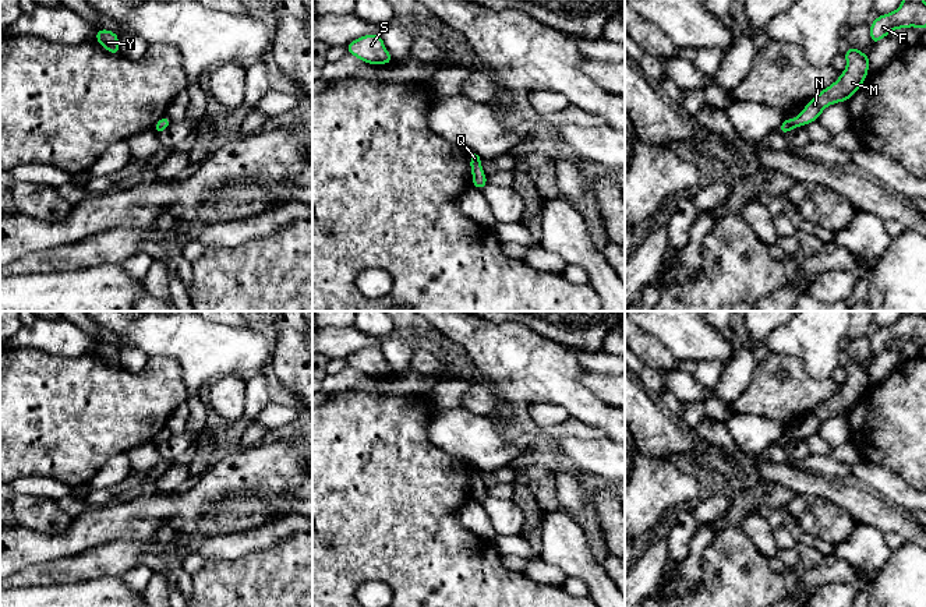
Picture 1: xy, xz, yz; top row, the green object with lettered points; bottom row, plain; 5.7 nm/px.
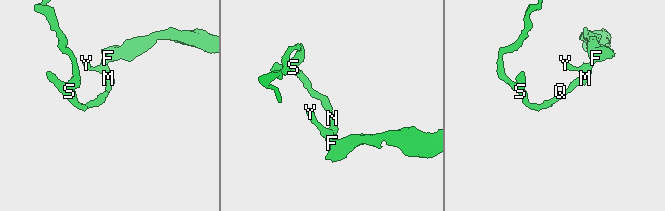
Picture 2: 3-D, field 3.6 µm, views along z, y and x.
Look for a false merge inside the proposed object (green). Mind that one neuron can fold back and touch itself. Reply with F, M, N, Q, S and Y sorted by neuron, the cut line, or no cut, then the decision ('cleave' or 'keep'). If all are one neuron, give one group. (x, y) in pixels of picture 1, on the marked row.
F M N Q S Y | no cut | keep

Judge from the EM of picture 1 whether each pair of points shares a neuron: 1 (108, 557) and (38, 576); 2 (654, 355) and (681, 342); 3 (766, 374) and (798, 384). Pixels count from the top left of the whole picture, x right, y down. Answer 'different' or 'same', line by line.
1: same
2: different
3: same

